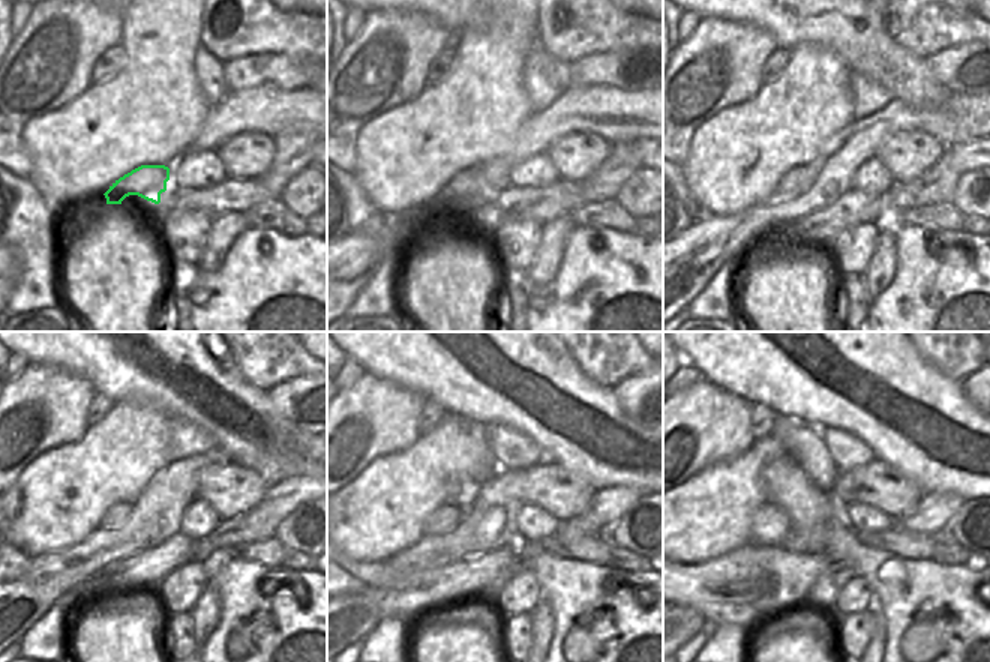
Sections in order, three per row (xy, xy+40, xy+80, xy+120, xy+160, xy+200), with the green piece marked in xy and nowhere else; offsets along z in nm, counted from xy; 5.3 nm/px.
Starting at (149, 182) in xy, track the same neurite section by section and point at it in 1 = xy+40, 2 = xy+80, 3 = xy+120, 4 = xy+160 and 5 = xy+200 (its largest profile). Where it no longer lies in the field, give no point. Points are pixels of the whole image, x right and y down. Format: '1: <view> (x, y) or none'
1: xy+40 (464, 182)
2: xy+80 (794, 177)
3: xy+120 (114, 518)
4: xy+160 (446, 518)
5: xy+200 (770, 526)

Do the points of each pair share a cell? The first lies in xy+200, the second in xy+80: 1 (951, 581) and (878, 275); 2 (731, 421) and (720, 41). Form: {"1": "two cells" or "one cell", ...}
{"1": "two cells", "2": "one cell"}

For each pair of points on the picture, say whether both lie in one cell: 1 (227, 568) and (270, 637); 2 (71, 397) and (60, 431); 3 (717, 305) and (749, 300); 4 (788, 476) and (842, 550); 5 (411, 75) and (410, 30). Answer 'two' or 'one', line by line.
1: one
2: one
3: two
4: one
5: one

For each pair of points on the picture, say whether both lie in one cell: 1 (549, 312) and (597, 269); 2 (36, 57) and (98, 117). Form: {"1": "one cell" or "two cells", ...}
{"1": "one cell", "2": "two cells"}

